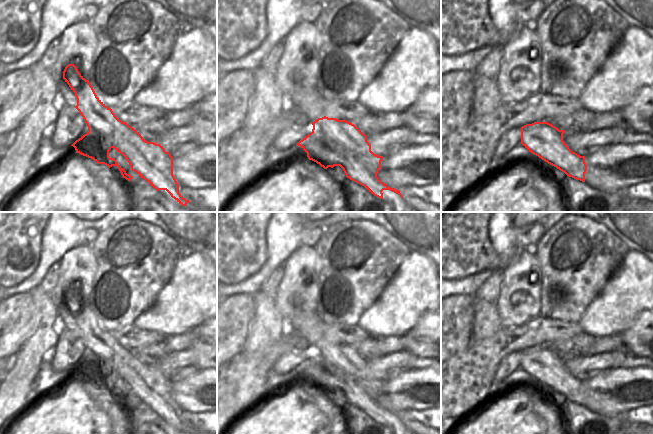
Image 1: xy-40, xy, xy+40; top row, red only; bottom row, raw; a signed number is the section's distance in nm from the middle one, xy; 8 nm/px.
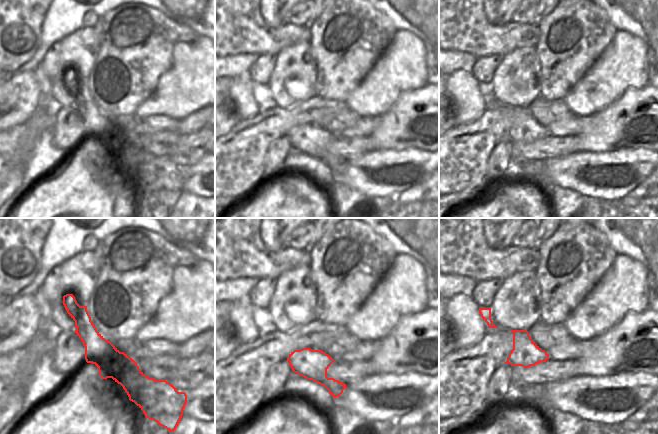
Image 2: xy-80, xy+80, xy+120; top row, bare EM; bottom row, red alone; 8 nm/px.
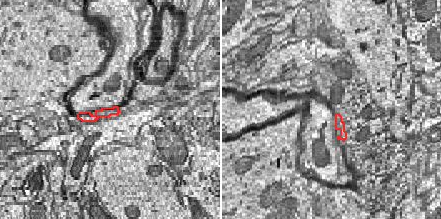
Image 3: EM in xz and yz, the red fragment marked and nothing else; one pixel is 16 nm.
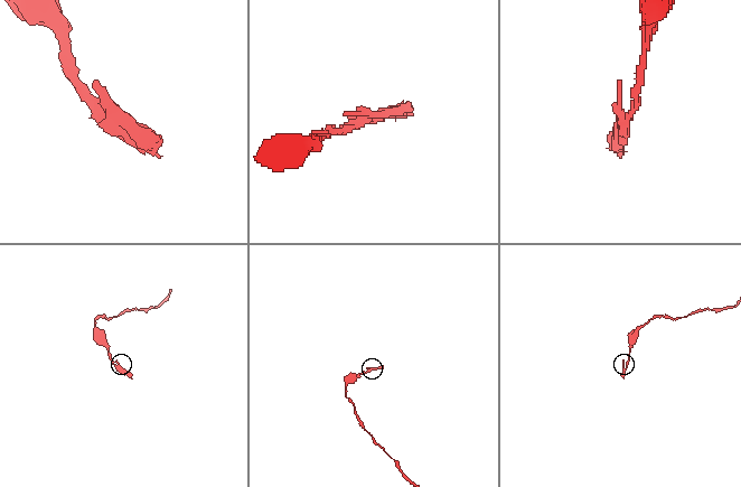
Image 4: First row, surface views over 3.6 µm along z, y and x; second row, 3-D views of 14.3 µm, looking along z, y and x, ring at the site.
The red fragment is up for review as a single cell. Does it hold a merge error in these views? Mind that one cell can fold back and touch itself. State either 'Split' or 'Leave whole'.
Split.

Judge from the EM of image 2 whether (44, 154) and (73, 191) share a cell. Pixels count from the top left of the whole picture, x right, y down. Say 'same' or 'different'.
different

